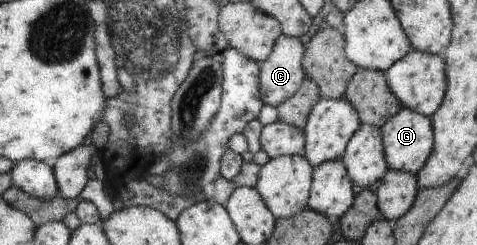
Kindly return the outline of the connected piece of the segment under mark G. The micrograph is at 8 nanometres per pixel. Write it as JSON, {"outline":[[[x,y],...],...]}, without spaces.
{"outline":[[[401,108],[385,125],[381,127],[385,161],[387,167],[393,171],[406,171],[417,175],[425,165],[431,151],[433,151],[433,128],[431,117],[415,113],[411,109]]]}

